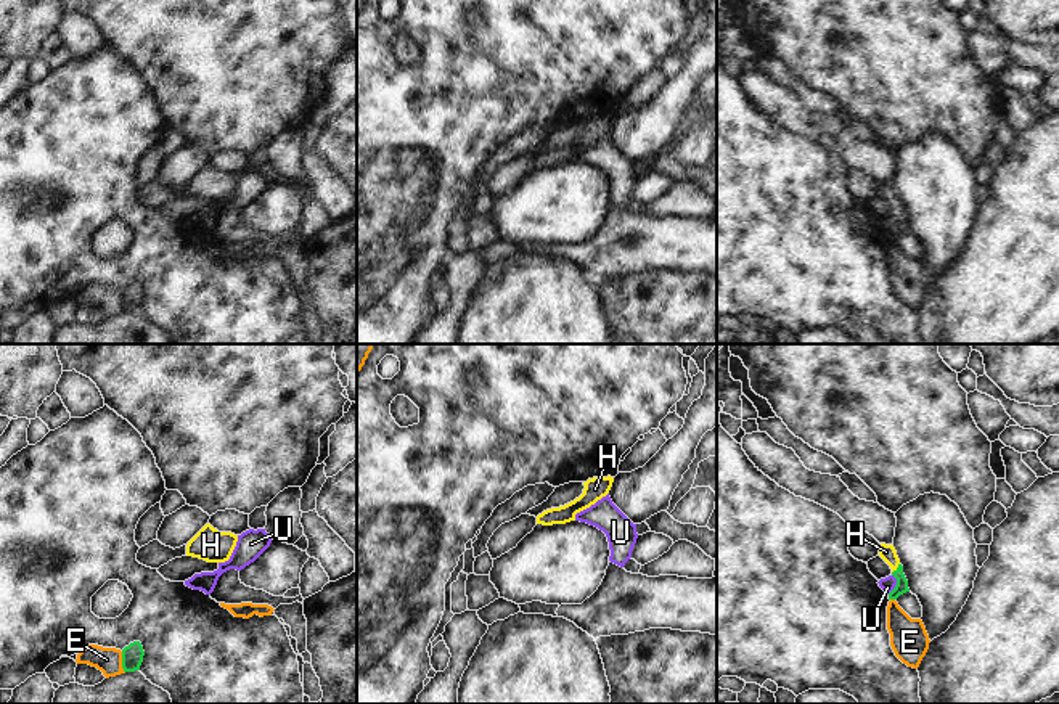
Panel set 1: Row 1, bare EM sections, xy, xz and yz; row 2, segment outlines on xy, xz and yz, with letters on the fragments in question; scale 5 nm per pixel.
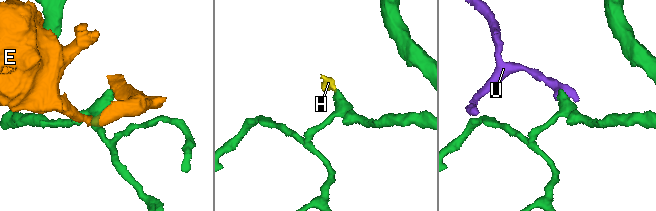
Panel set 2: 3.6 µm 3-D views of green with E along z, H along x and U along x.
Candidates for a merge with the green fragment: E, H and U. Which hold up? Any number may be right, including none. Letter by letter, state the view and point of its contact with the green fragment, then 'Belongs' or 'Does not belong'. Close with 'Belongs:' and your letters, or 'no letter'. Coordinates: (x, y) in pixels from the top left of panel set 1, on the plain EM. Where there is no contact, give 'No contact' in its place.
E: Touches green at xy (122, 302). Does not belong
H: Touches green at yz (897, 208). Belongs
U: Touches green at yz (897, 224). Does not belong
Belongs: H

